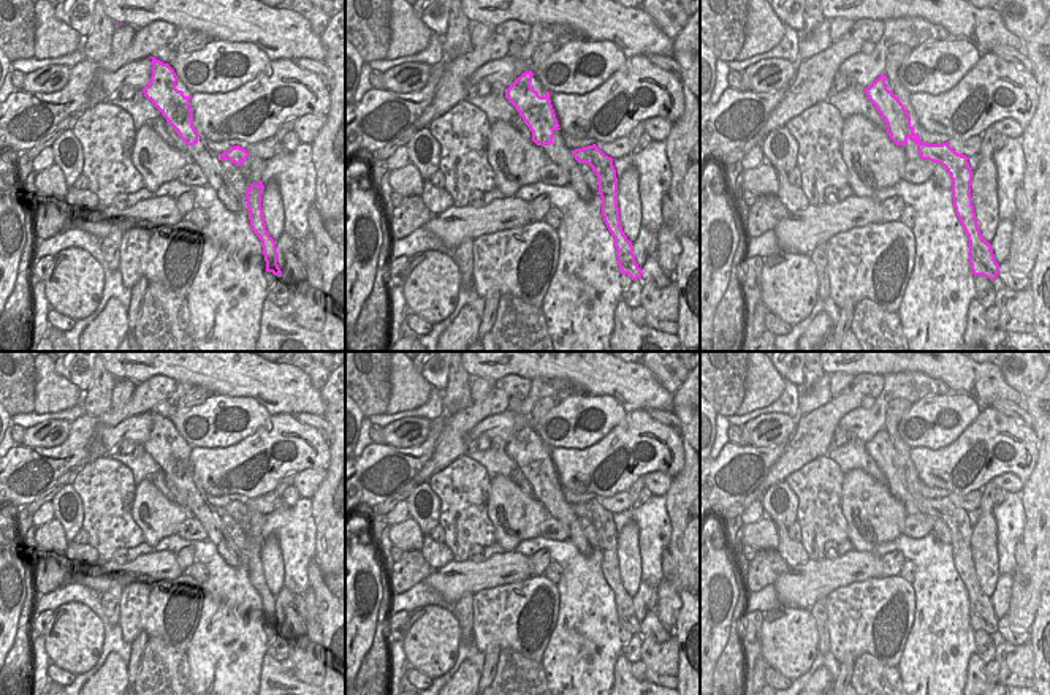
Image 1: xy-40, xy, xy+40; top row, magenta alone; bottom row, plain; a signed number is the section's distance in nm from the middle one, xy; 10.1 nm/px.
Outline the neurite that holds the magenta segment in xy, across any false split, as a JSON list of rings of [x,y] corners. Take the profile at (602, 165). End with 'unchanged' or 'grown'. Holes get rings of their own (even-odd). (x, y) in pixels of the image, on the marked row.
[[[595,144],[575,149],[572,155],[578,163],[588,163],[597,176],[599,195],[602,198],[602,217],[614,237],[618,266],[621,274],[632,280],[641,279],[641,268],[635,261],[633,245],[622,231],[618,207],[618,177],[613,158],[605,155]]]; unchanged

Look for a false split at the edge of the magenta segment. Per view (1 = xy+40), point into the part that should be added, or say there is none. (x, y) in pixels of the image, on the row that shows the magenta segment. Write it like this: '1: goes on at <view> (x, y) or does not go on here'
1: does not go on here

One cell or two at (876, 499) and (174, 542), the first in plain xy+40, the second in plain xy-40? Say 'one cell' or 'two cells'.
two cells

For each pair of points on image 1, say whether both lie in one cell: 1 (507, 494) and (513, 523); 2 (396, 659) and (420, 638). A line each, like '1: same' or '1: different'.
1: same
2: different

